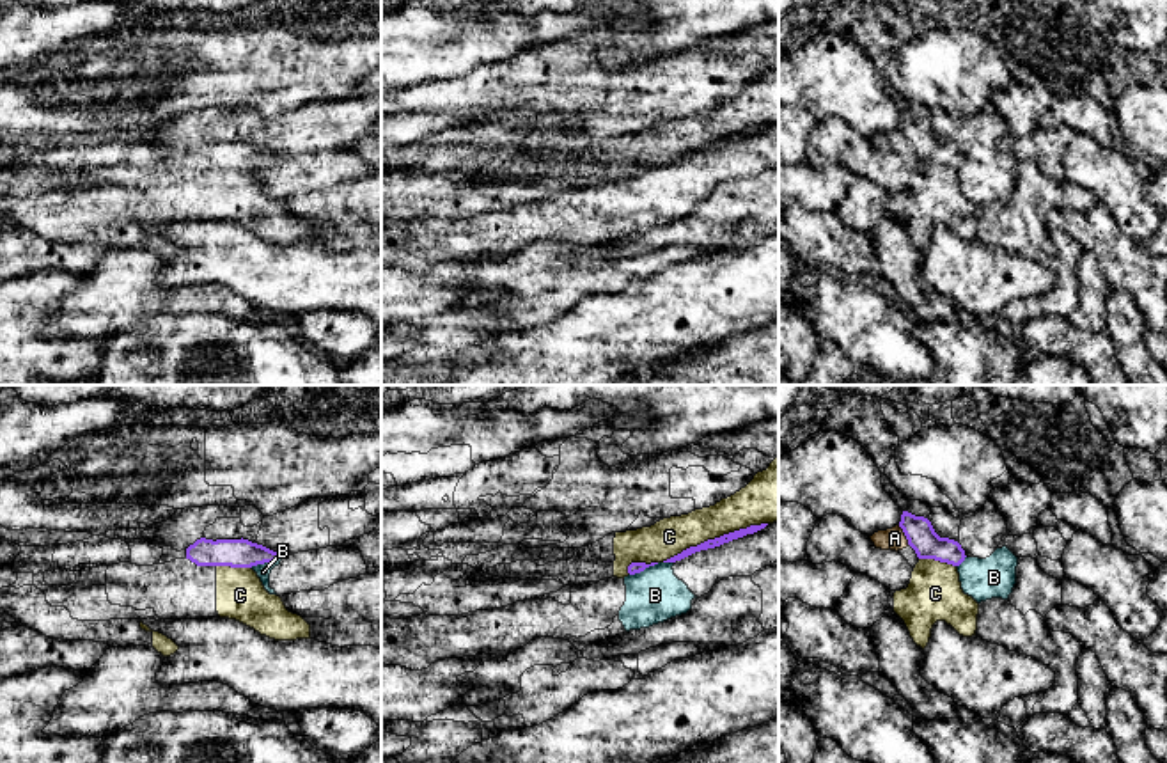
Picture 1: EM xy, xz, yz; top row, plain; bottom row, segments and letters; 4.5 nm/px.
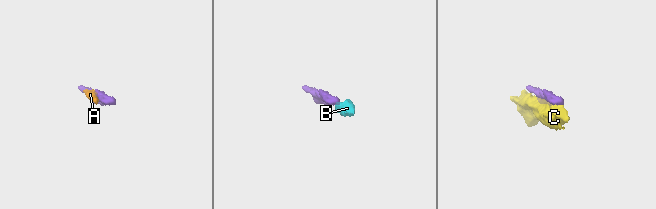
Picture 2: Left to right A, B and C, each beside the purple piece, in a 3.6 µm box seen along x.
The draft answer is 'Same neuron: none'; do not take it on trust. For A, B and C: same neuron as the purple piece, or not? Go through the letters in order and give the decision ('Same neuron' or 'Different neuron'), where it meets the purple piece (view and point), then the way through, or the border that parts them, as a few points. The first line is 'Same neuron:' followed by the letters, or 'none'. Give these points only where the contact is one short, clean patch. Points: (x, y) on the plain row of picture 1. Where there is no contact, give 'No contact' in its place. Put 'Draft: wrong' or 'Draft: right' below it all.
Same neuron: A
A: Same neuron. Touches purple at yz (905, 137)
B: Different neuron. Touches purple at xy (265, 164). Boundary: xy (281, 158), (250, 169)
C: Different neuron. Touches purple at xz (715, 141)
Draft: wrong

